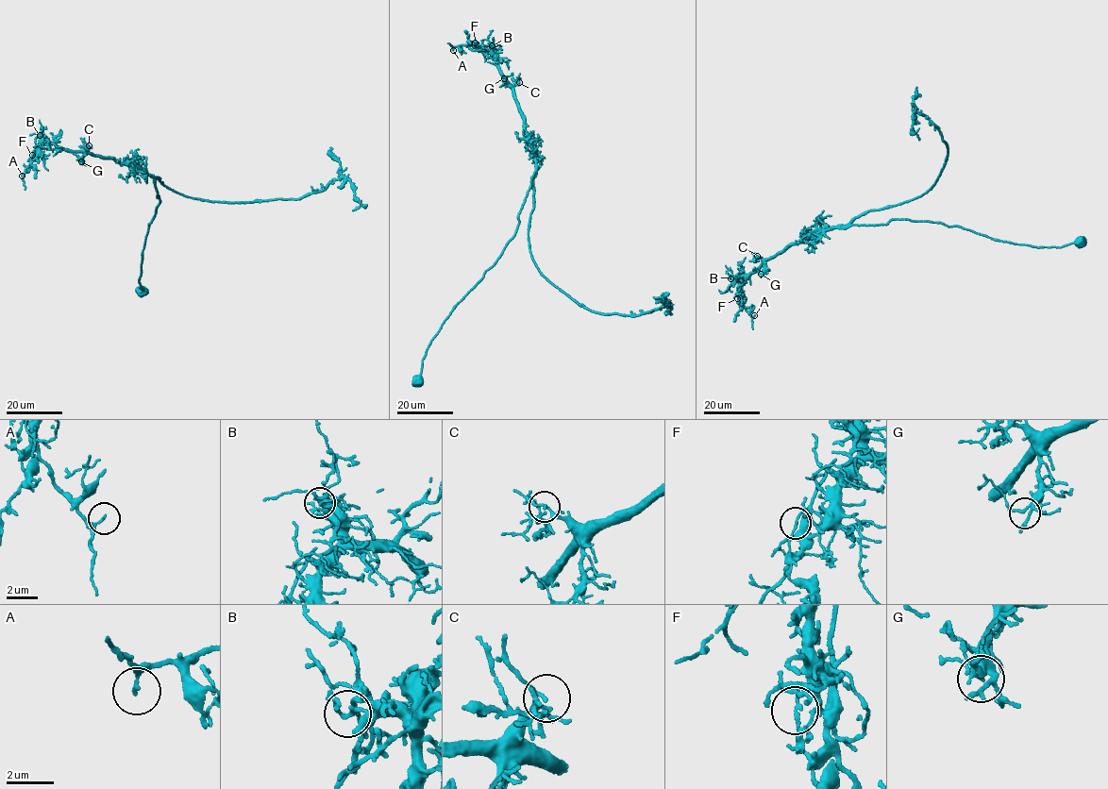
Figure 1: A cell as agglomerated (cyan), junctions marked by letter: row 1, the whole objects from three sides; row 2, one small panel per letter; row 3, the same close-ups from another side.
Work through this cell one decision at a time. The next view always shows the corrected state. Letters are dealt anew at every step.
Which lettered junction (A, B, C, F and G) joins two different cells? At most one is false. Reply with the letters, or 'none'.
F

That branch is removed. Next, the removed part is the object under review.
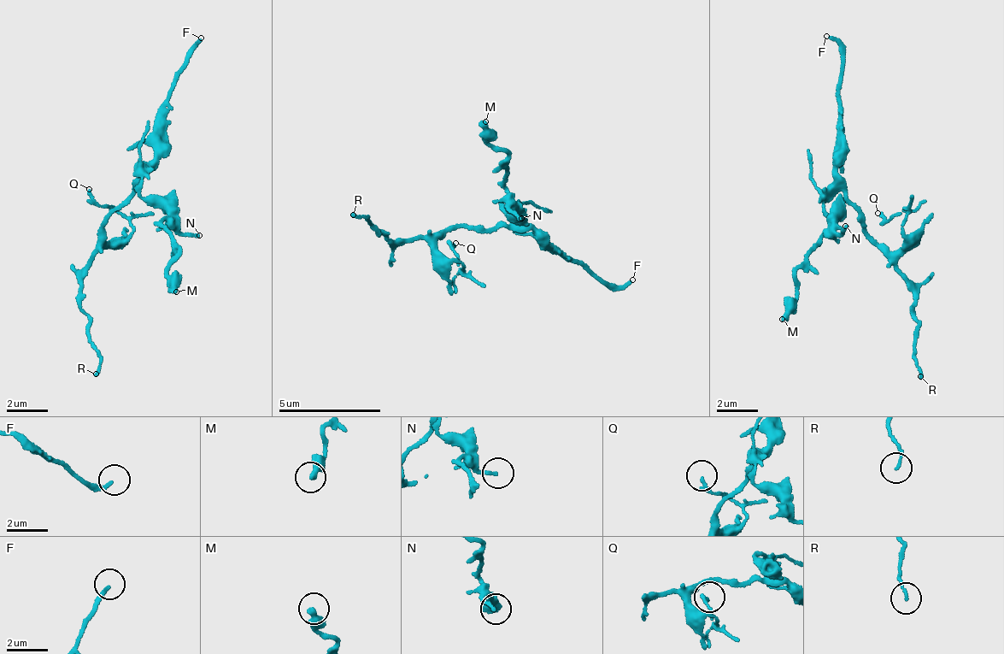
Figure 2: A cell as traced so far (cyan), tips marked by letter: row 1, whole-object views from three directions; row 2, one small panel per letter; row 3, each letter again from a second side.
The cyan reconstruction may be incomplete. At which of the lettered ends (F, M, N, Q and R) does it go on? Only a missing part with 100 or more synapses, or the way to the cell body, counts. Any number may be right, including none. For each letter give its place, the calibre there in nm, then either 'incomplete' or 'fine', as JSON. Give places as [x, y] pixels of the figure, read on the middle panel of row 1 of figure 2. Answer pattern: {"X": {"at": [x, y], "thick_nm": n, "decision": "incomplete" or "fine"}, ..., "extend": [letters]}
{"F": {"at": [632, 279], "thick_nm": 190, "decision": "incomplete"}, "M": {"at": [485, 121], "thick_nm": 380, "decision": "fine"}, "N": {"at": [521, 218], "thick_nm": 150, "decision": "fine"}, "Q": {"at": [455, 243], "thick_nm": 160, "decision": "fine"}, "R": {"at": [353, 215], "thick_nm": 120, "decision": "fine"}, "extend": ["F"]}

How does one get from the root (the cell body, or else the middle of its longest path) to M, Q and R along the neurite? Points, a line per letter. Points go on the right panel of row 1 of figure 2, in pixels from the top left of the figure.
M: (855, 209), (841, 198), (824, 204), (833, 215), (828, 231), (794, 273), (795, 311), (782, 319)
Q: (855, 209), (865, 231), (893, 253), (897, 251), (907, 214), (904, 210), (890, 214), (889, 221), (877, 213)
R: (855, 209), (867, 238), (907, 282), (912, 319), (918, 324), (912, 350), (920, 376)

